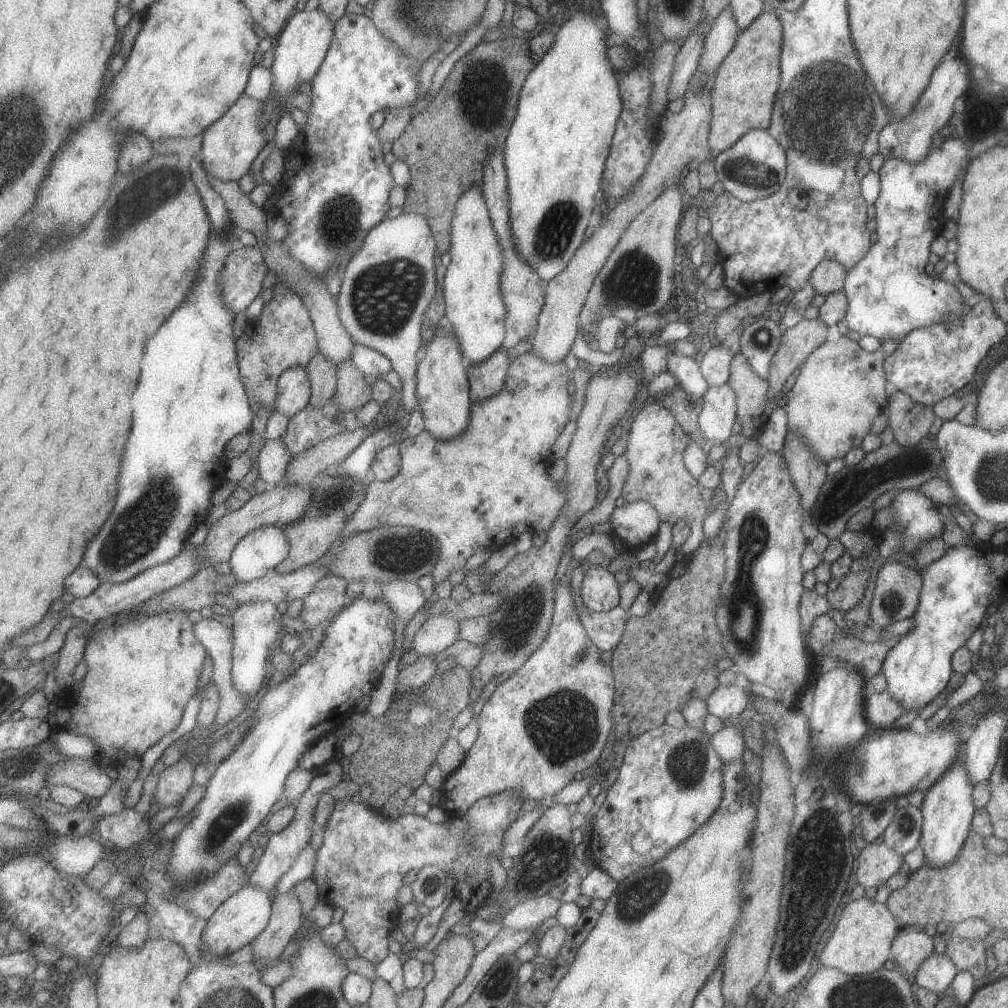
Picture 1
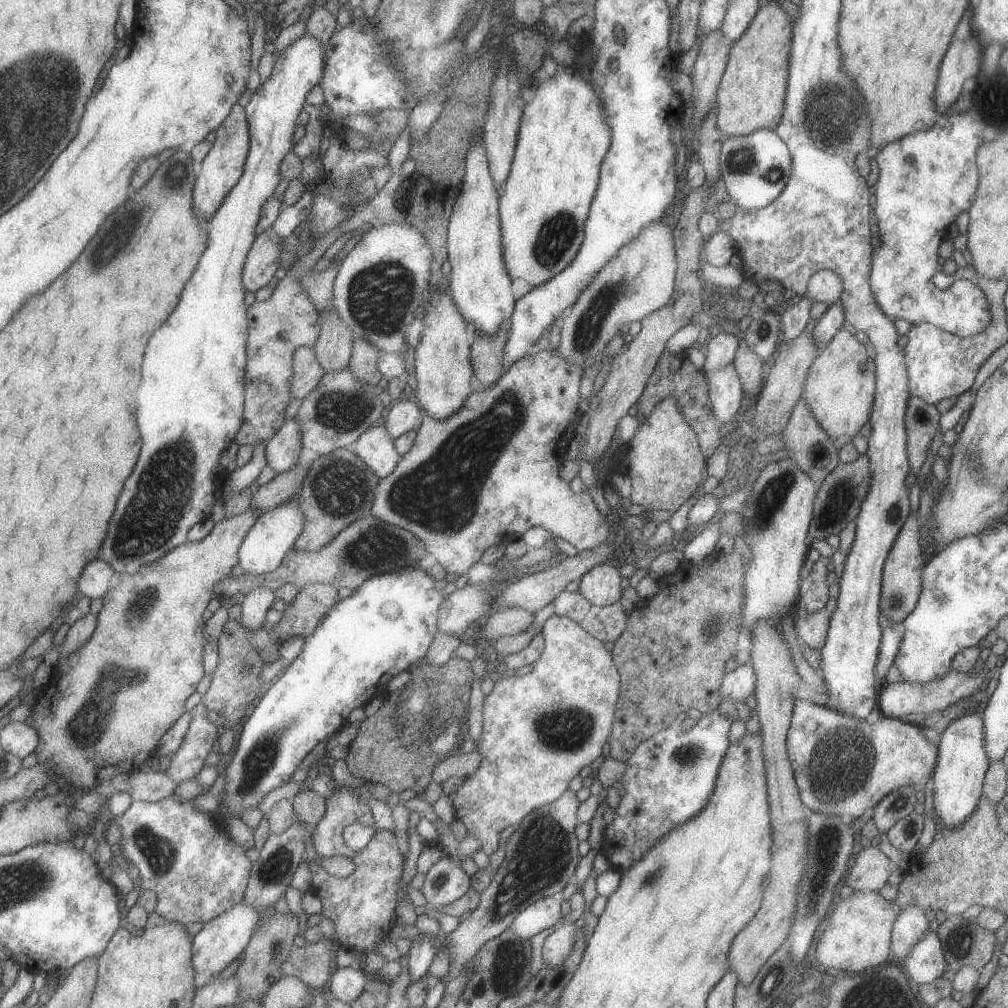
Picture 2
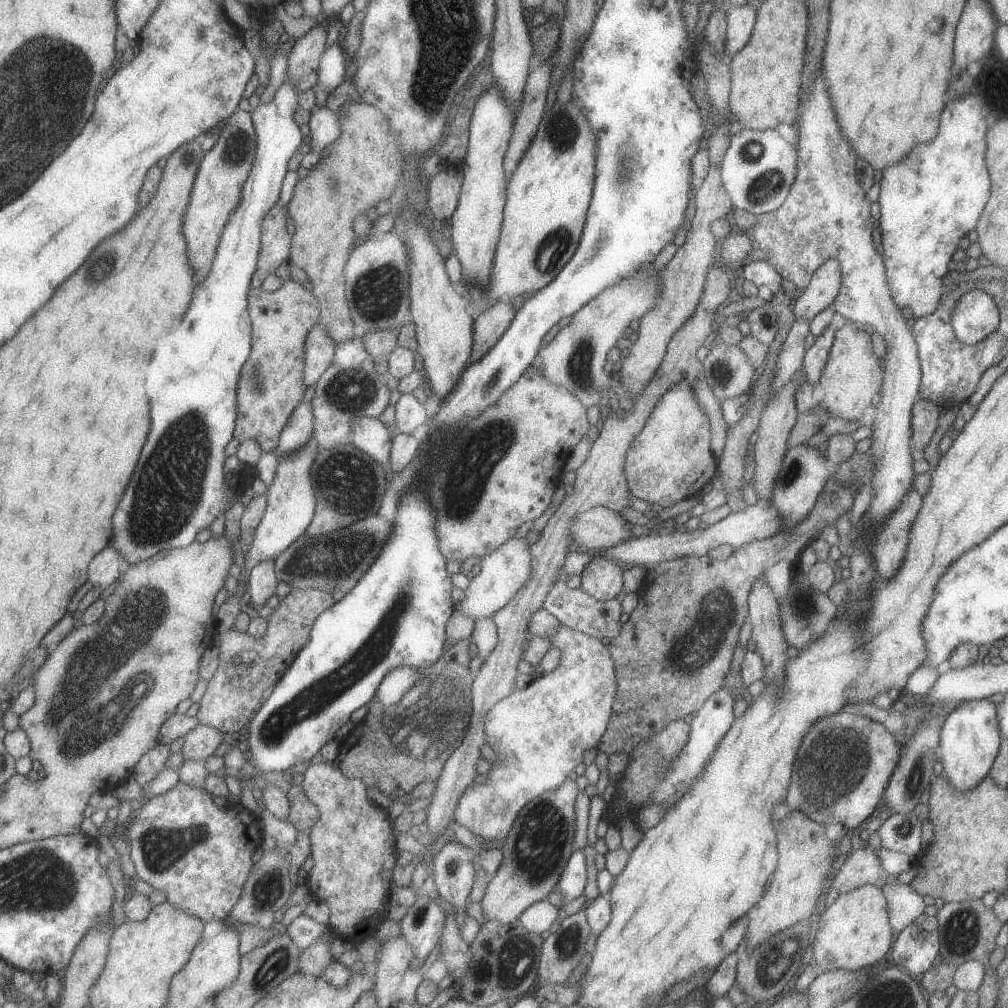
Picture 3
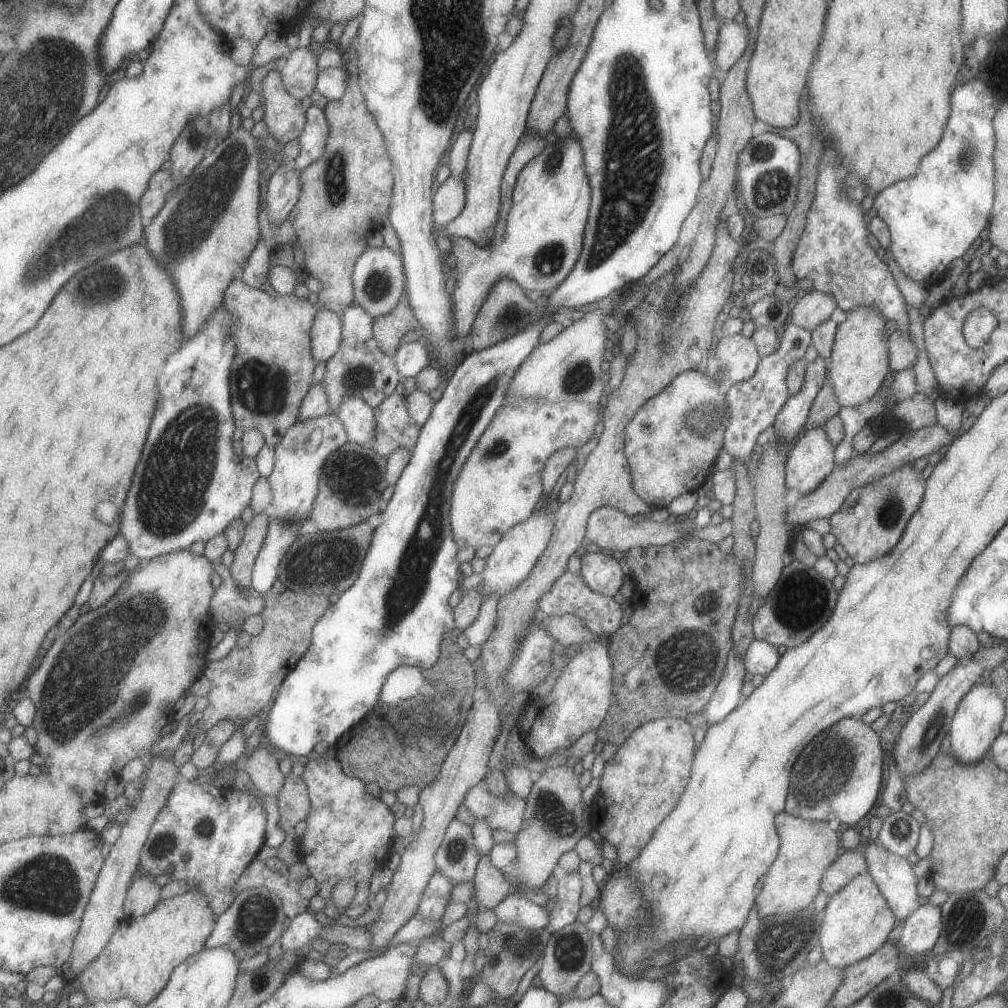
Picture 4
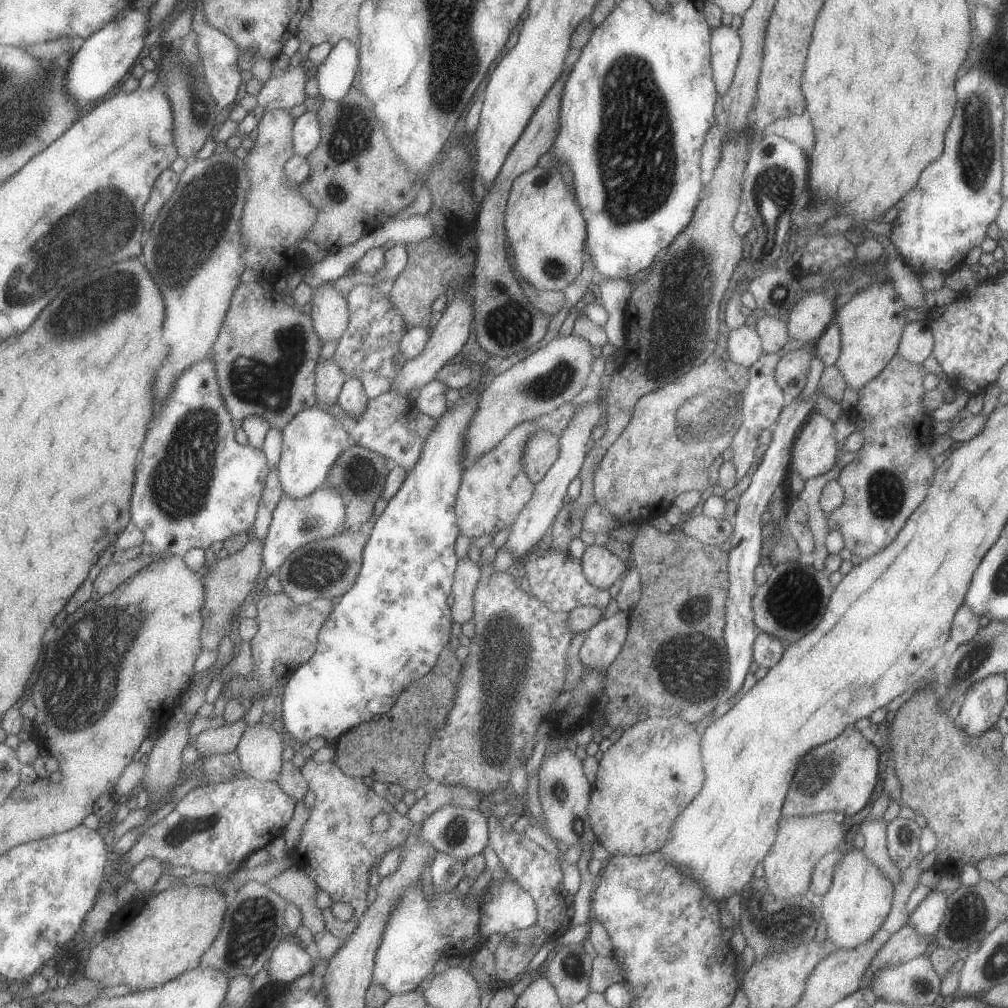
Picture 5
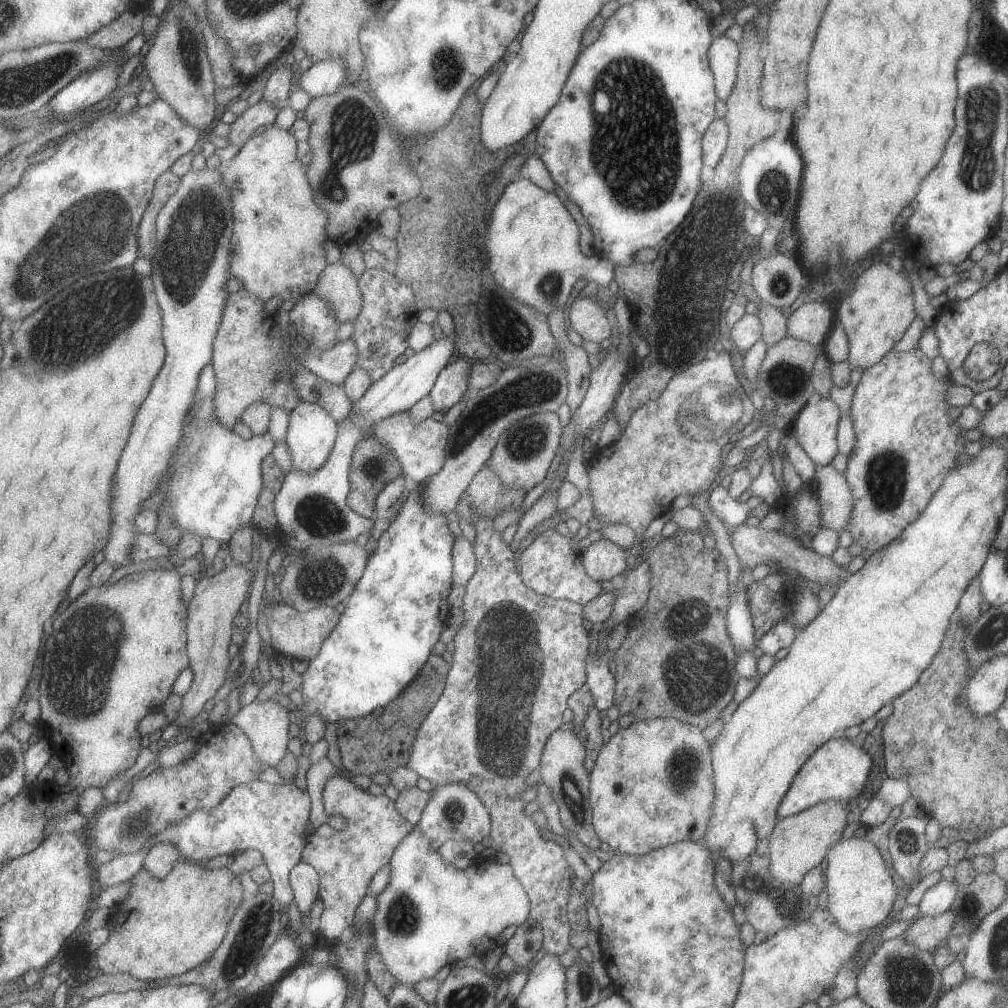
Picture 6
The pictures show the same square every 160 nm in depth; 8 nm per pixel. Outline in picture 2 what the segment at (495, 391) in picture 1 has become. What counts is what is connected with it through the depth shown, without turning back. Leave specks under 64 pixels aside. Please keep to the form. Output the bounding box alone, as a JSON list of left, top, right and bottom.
[472,329,510,387]

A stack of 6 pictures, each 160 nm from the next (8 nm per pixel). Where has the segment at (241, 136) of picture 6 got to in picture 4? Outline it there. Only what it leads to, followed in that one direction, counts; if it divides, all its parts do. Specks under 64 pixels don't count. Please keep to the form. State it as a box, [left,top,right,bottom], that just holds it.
[282,45,321,101]

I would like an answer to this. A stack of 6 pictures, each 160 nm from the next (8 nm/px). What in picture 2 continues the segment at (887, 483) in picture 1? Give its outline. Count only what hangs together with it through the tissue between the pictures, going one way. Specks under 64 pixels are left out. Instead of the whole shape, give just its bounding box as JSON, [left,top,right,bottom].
[809,455,871,540]

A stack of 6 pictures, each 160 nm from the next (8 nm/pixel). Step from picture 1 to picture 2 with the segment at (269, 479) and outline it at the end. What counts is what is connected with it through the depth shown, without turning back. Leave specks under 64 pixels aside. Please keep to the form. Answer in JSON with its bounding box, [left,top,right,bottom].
[267,416,305,473]

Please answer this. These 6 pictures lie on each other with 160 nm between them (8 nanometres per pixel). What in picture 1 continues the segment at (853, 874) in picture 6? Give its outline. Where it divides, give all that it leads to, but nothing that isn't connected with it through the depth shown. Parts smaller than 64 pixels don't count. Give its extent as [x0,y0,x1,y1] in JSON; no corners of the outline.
[820,897,899,977]

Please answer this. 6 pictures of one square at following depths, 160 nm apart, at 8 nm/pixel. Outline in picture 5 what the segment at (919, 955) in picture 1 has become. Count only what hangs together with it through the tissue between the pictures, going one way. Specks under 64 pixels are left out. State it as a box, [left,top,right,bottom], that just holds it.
[859,817,901,886]

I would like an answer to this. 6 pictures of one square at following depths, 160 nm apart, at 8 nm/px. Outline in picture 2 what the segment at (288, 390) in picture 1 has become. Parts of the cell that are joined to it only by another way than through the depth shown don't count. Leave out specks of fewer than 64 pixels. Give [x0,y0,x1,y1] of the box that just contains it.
[293,346,327,400]

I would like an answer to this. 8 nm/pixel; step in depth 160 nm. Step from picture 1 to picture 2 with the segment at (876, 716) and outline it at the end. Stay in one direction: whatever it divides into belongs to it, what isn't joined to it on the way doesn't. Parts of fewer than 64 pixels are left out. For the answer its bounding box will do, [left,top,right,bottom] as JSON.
[877,667,989,719]

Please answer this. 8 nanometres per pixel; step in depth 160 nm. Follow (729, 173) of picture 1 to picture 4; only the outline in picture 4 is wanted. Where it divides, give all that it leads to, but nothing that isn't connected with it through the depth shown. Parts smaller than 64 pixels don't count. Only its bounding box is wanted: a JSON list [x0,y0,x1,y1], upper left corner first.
[736,132,800,218]

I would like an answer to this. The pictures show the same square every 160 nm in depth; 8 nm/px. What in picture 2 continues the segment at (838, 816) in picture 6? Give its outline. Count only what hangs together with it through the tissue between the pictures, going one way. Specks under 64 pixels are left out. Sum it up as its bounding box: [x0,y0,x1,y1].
[729,621,809,985]

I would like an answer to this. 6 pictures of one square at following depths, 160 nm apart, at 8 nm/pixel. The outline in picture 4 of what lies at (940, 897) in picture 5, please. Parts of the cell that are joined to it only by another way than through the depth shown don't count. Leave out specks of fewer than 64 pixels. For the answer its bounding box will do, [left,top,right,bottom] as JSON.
[896,902,943,964]

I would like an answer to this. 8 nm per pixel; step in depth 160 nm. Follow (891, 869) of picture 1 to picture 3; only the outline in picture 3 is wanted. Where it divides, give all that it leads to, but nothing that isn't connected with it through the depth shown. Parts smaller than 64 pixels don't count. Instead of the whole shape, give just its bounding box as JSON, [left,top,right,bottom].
[834,849,888,893]

